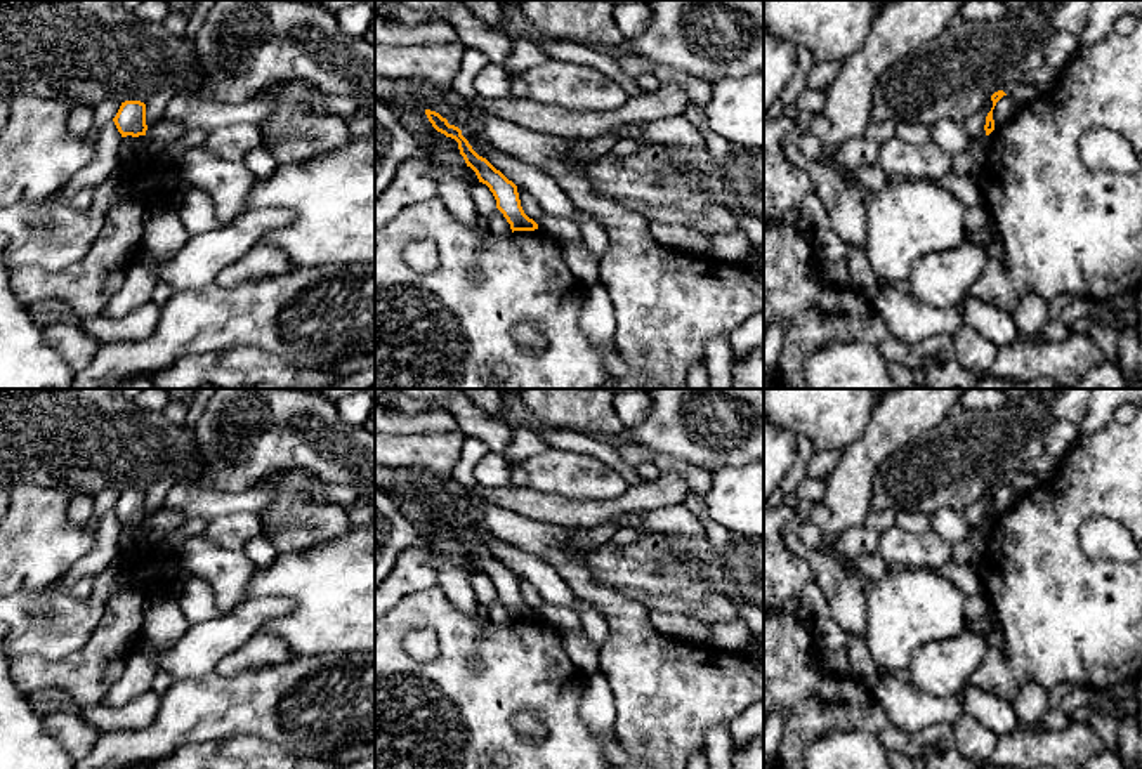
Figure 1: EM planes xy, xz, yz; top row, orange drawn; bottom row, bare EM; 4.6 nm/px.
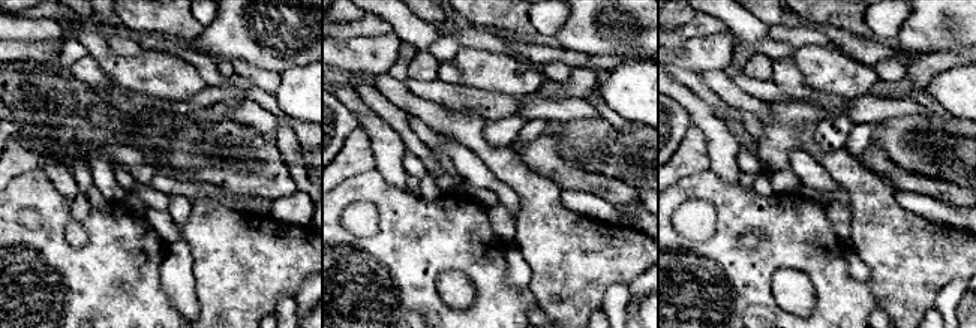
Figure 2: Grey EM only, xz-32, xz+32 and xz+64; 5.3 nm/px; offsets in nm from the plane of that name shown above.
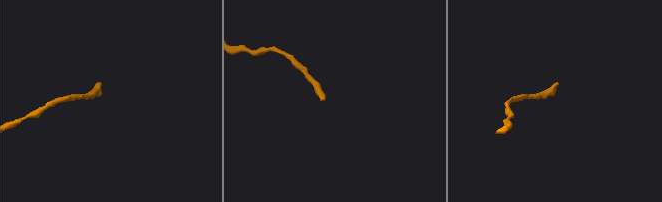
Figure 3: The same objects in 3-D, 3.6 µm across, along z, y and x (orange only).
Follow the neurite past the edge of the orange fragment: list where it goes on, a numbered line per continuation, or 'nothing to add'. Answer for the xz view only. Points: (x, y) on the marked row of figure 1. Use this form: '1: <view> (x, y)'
nothing to add

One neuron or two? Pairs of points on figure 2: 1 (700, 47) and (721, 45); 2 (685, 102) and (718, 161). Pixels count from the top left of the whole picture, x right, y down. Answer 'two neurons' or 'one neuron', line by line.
1: one neuron
2: one neuron

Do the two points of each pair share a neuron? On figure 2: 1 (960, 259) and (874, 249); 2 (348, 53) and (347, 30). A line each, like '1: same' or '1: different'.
1: same
2: different

